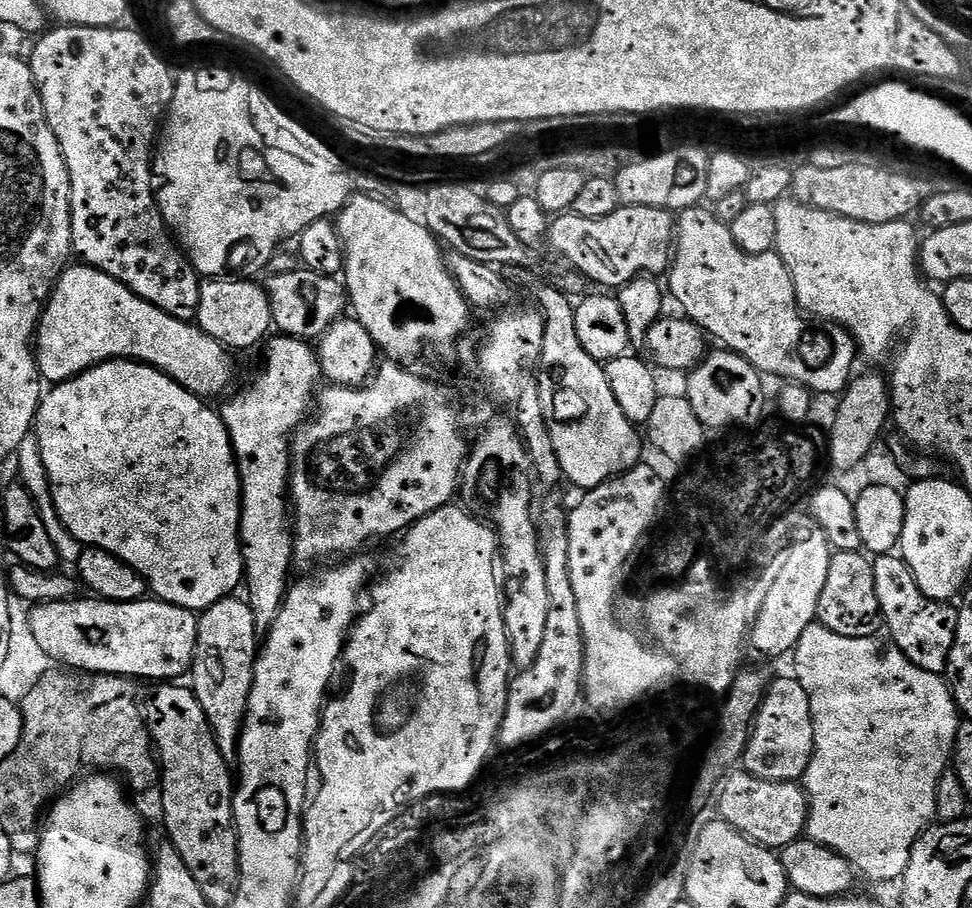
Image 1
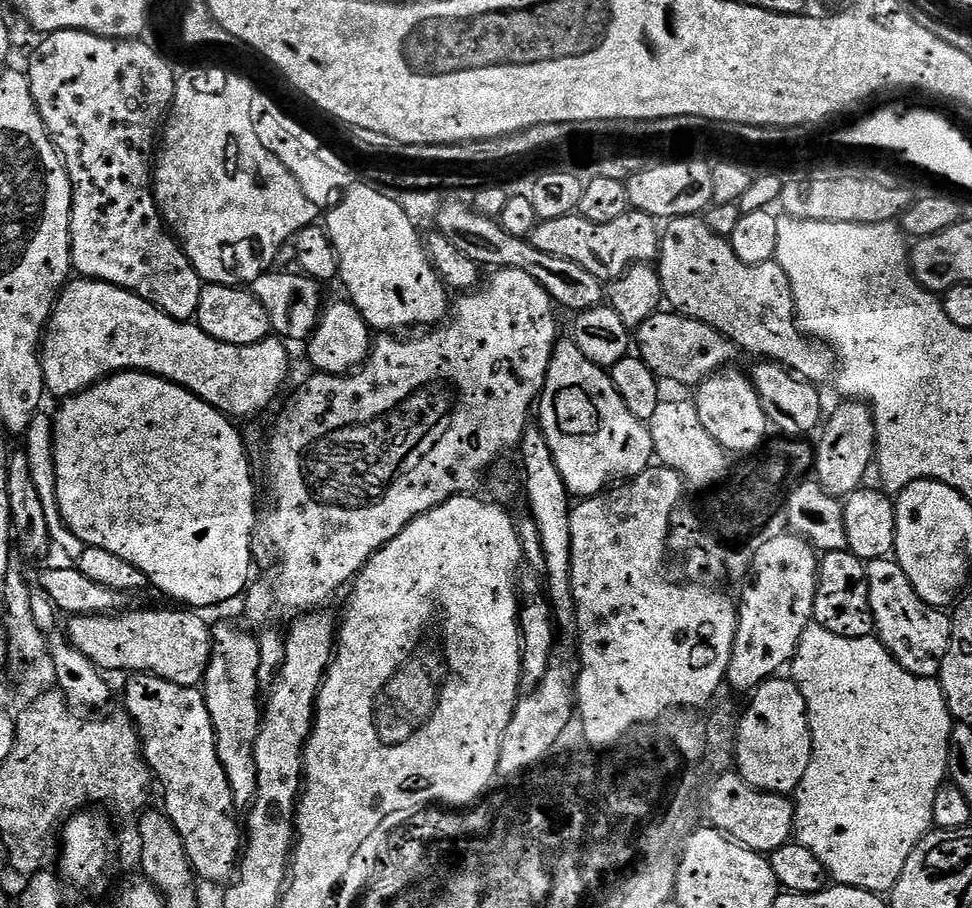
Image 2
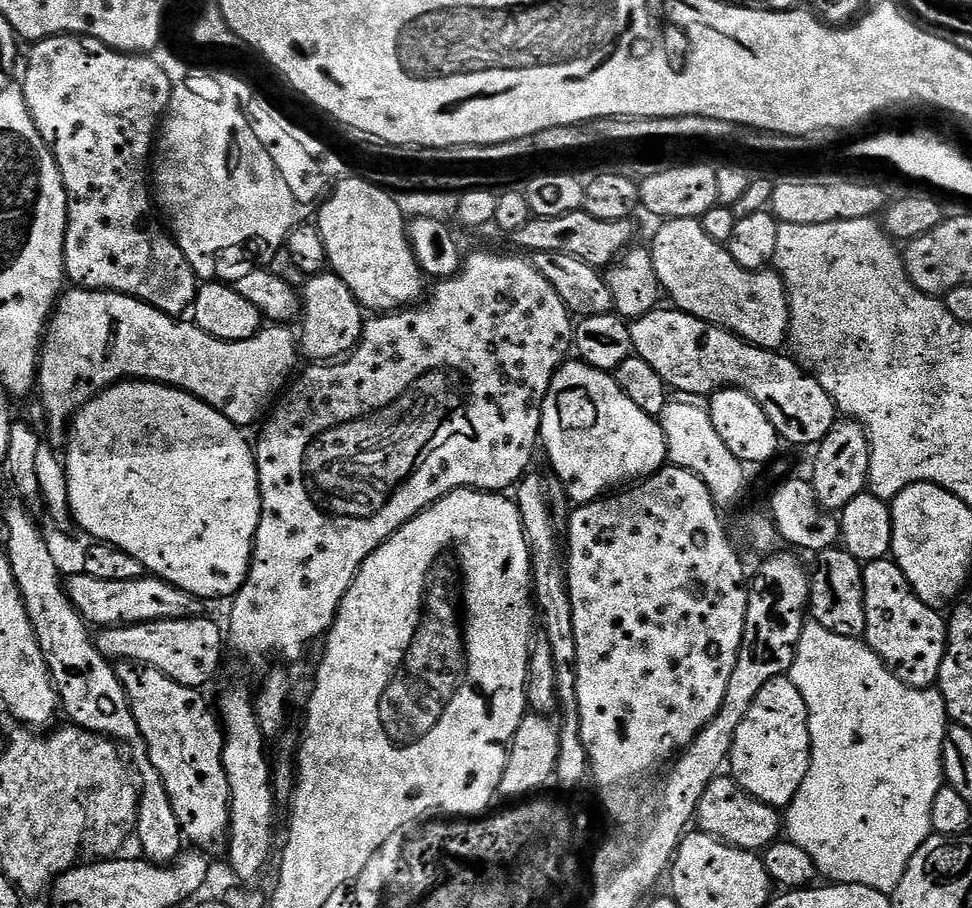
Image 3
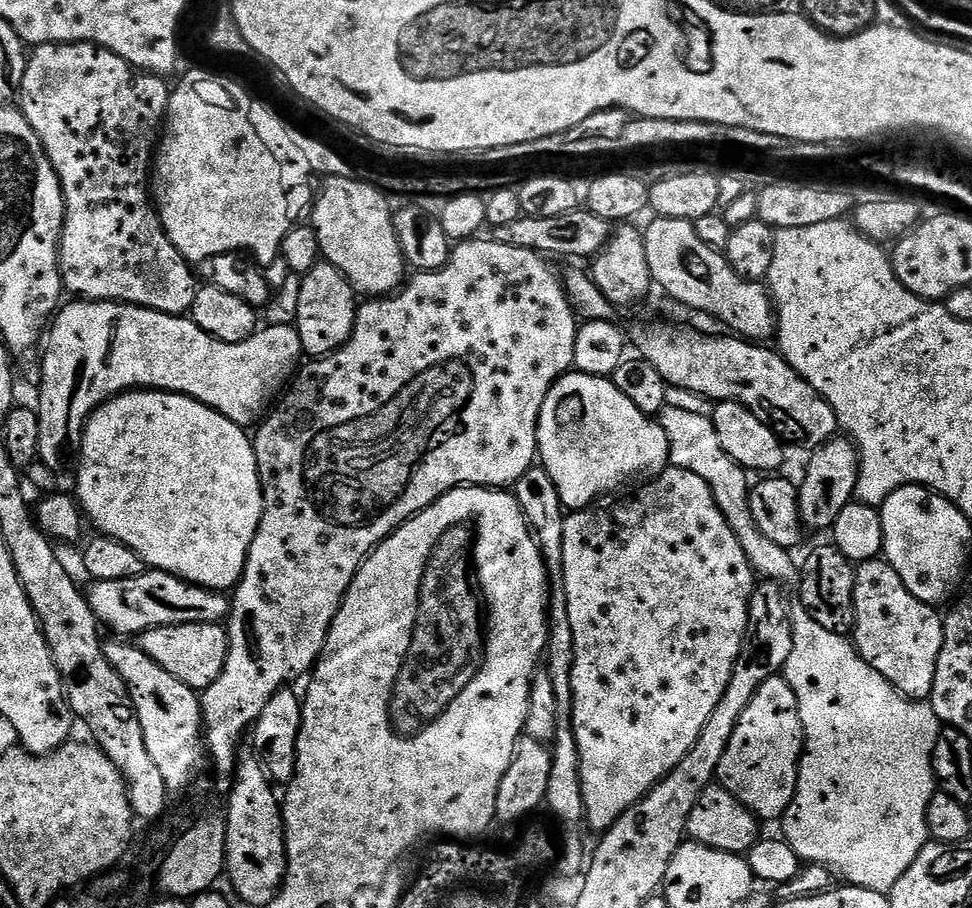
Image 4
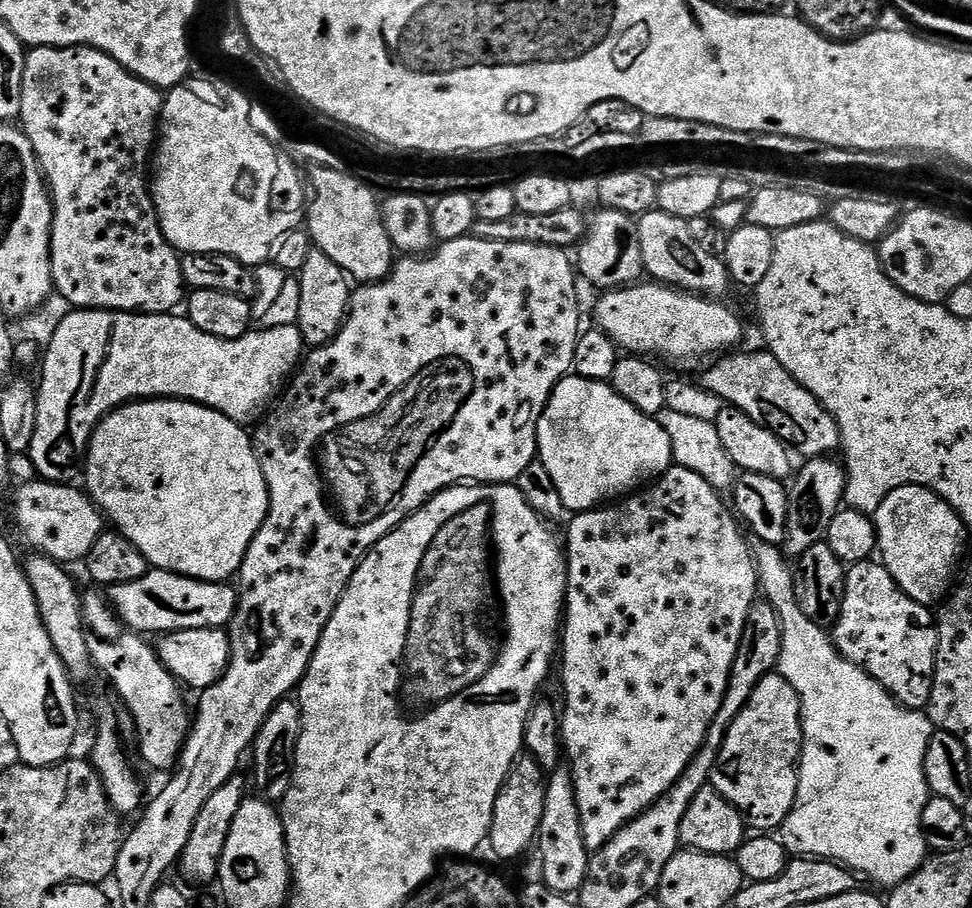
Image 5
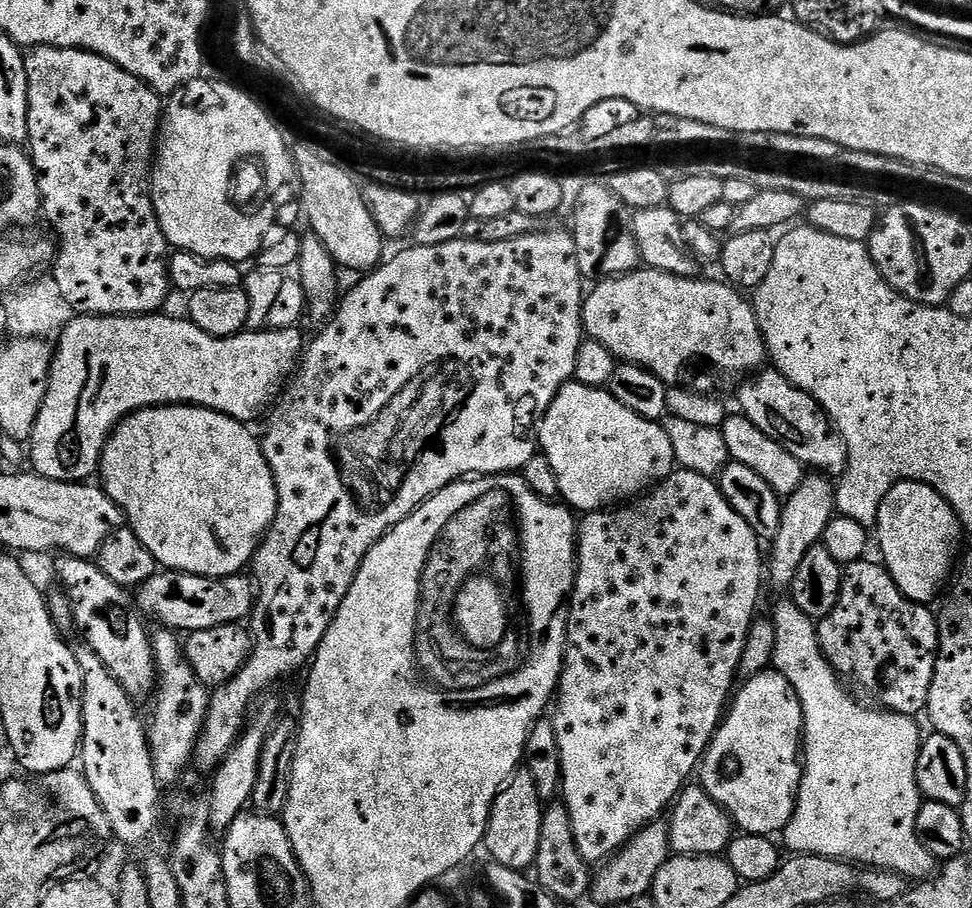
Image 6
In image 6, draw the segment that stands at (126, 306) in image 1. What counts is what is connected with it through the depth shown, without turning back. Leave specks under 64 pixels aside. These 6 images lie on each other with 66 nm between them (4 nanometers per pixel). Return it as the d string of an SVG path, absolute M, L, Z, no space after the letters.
M145 314L143 316L81 316L69 322L63 332L58 337L52 357L52 367L49 372L48 390L45 400L41 404L41 410L36 419L36 425L32 431L30 441L30 464L35 471L46 478L55 480L70 480L73 482L88 482L99 473L100 459L104 454L104 447L108 437L112 435L116 425L125 420L130 413L140 412L143 408L159 408L161 406L171 406L173 404L186 404L198 408L209 408L215 412L226 414L230 418L241 422L253 422L260 415L263 417L269 411L270 402L285 391L286 385L291 381L298 365L302 359L302 353L306 348L306 336L299 332L299 327L284 328L280 331L261 330L259 332L249 332L247 330L239 332L237 336L227 336L218 338L203 332L198 326L194 326L191 320L181 318L175 320L172 316L165 314Z

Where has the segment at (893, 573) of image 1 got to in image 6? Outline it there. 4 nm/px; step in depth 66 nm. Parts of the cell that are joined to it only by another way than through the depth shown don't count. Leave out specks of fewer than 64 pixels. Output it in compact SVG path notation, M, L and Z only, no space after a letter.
M865 558L844 568L838 606L834 606L832 613L818 624L820 648L836 675L865 688L881 709L916 718L928 707L936 651L940 649L940 626L935 615L924 616L923 607L894 590L887 568L879 563L871 564L870 560Z

